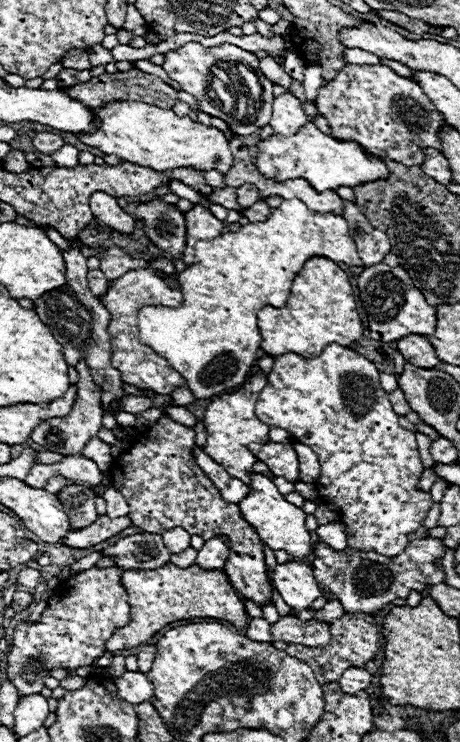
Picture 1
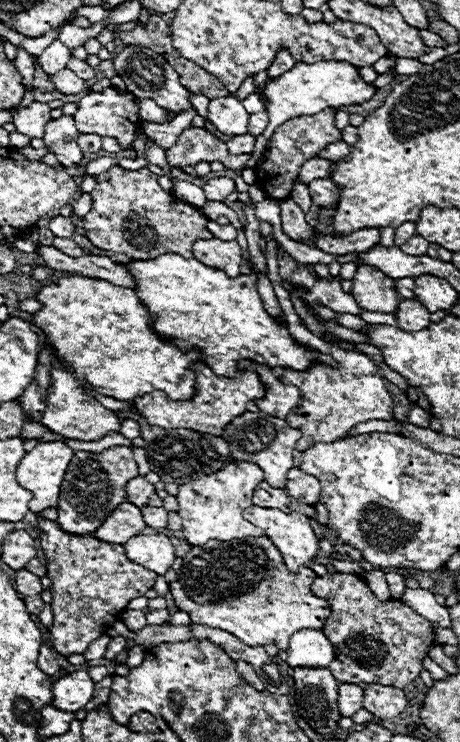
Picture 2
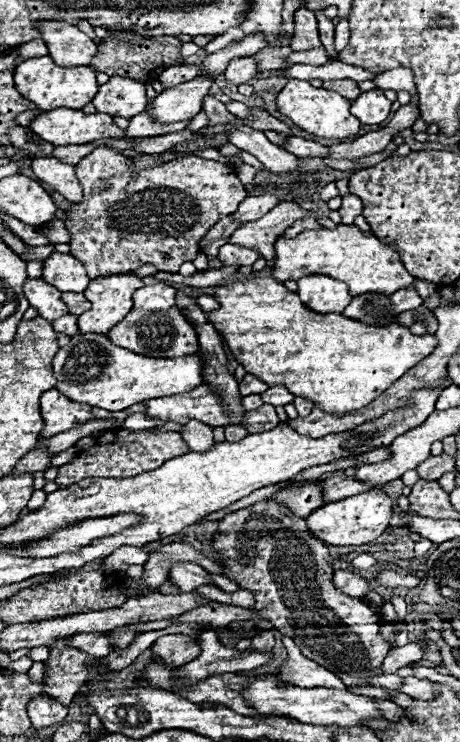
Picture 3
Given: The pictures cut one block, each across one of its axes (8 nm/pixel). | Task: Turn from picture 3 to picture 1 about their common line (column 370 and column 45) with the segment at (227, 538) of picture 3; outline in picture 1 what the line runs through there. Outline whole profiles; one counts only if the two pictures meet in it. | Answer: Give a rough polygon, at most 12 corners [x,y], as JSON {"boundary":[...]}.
{"boundary":[[120,568],[60,580],[12,638],[6,678],[38,694],[90,666],[130,604]]}

